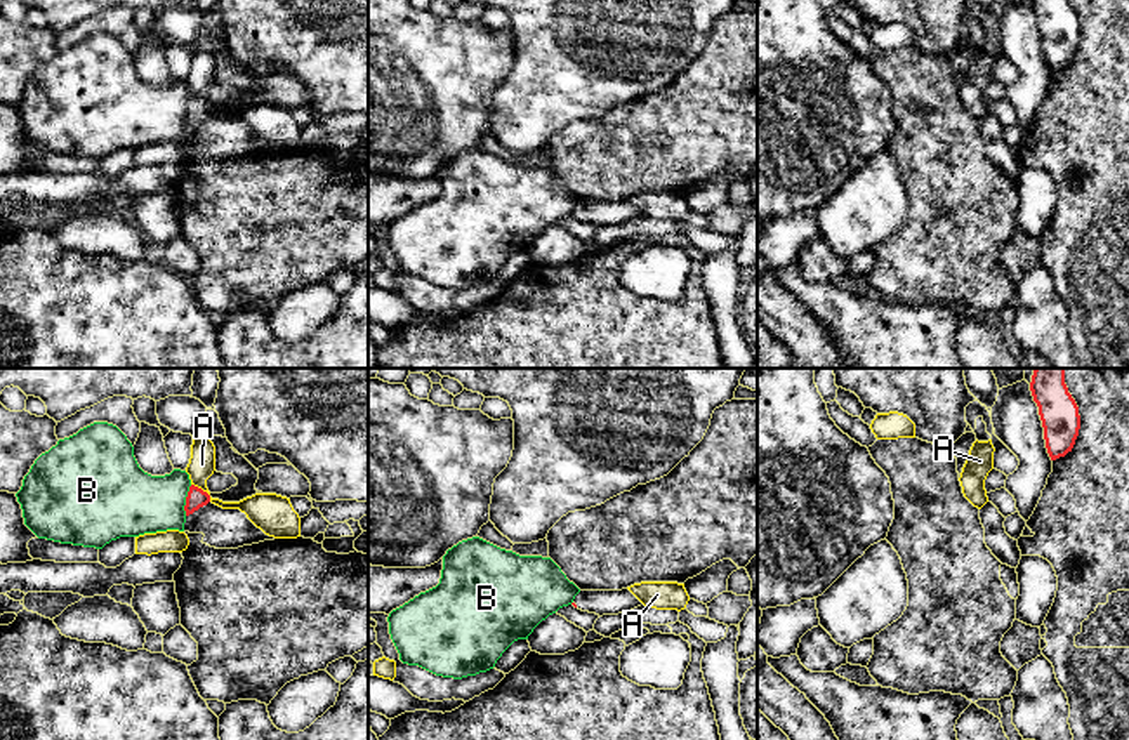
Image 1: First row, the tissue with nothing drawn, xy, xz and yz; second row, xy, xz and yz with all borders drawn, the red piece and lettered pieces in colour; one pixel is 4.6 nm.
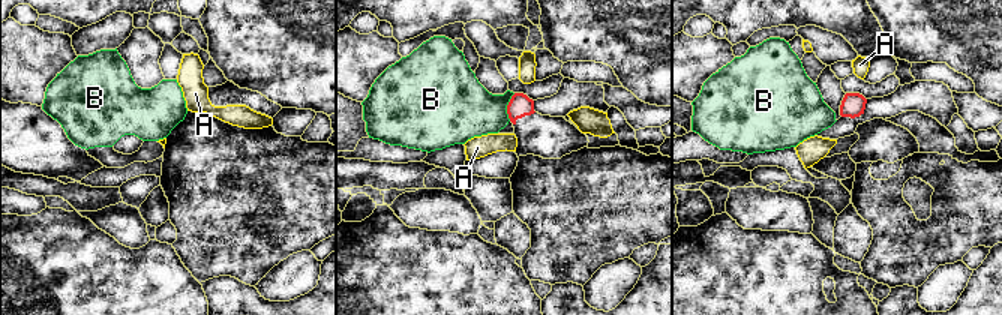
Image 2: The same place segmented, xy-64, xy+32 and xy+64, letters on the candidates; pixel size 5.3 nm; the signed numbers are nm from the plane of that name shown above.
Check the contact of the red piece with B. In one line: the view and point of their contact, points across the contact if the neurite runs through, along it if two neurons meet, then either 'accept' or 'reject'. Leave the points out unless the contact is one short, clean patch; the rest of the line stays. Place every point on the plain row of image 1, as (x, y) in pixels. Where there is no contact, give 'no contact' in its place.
meets red in xy at (186, 112); border along xy (191, 96), (186, 106), (184, 125); reject

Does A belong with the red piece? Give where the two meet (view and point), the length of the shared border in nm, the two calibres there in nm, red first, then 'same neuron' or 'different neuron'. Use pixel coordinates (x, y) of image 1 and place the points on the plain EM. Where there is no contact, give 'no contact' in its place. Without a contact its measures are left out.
meets red in xy at (202, 101); contact 130 nm long; 90 nm thick on the red side, 130 nm on the other; different neuron

